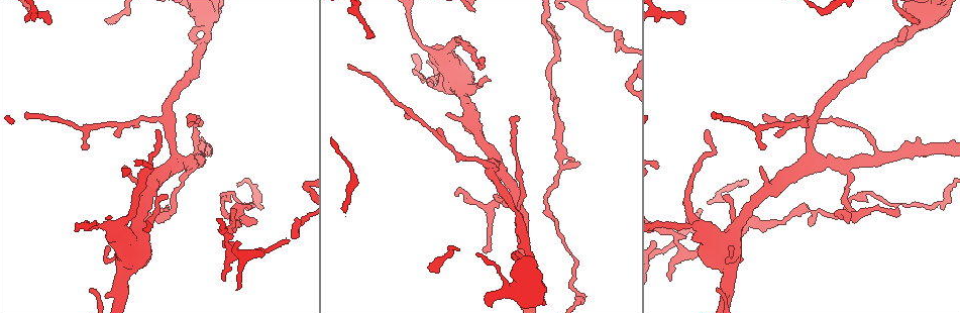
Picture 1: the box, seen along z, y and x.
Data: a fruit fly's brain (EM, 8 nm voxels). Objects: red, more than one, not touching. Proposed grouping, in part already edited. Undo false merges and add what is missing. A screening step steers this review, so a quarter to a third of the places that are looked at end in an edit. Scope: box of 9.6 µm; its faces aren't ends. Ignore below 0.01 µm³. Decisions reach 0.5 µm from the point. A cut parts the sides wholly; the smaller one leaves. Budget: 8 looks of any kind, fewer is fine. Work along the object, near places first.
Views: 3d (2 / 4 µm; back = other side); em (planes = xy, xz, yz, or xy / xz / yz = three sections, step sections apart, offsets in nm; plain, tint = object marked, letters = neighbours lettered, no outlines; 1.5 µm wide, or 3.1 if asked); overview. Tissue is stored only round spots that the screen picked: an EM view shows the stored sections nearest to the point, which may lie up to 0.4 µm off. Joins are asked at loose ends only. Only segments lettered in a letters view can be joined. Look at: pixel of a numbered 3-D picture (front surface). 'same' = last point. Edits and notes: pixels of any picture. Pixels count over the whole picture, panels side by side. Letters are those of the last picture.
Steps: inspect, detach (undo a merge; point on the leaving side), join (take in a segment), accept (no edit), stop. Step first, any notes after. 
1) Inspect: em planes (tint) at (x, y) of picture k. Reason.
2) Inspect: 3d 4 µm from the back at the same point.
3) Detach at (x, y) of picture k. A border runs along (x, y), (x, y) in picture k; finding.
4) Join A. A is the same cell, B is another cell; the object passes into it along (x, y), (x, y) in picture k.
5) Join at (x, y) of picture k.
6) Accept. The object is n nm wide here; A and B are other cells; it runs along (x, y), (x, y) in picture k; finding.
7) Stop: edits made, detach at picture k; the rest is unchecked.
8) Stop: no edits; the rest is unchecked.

Inspect: em planes (letters) at (811, 212) of picture 1. Sharp bend.

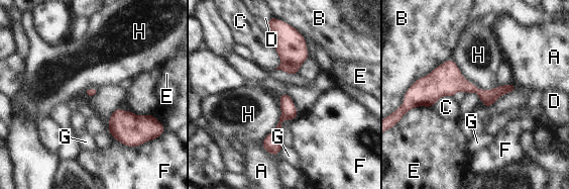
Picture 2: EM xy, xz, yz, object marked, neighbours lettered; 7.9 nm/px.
Accept. A, B, C, D, E, F, G and H are other cells; continuous, no second neuron.

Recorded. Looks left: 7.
Inspect: 3d 4 µm at (762, 146) of picture 1. An open end.

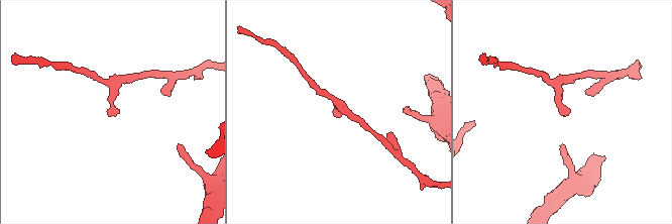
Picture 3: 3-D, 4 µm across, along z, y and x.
Inspect: em xy step 8 (letters) at (566, 112) of picture 3.

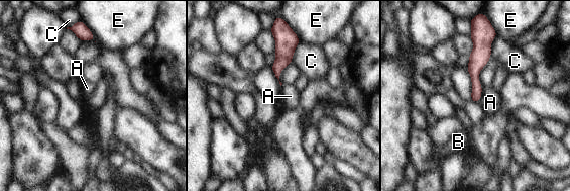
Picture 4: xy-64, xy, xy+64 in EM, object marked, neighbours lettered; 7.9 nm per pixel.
Inspect: em planes (letters) at the same point.

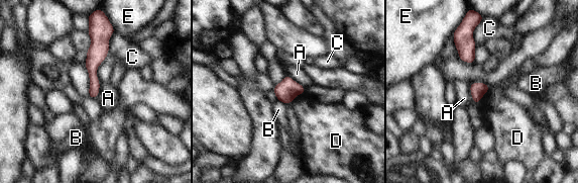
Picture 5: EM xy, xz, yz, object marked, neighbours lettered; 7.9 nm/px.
Accept. The longest contact is with C, 180 nm; A, B, C, D and E are other cells; no lettered segment goes on from it.

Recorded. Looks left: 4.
Inspect: 3d 4 µm at (350, 65) of picture 1. Tapers out.

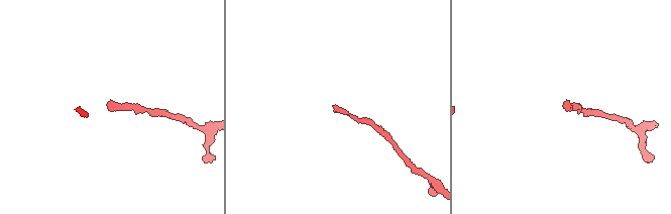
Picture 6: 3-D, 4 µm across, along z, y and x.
Inspect: em xy step 8 (tint) at (564, 103) of picture 6.

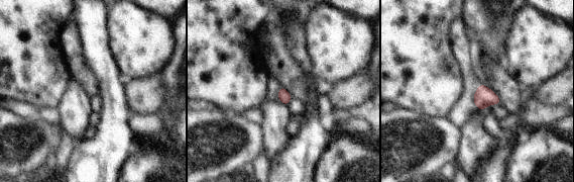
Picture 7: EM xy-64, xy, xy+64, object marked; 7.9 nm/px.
Inspect: em planes (letters) at the same point.

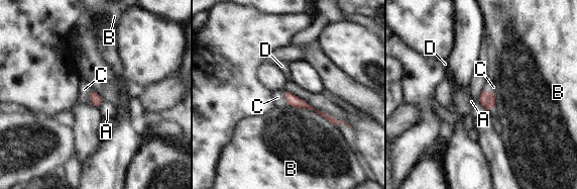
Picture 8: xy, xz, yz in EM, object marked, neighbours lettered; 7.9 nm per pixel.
Join C. C is the same cell, A, B and D are other cells; the object passes into it along (293, 100), (284, 97), (277, 97) in picture 8; it goes on there.

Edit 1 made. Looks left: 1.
Stop: edits made, join at picture 8; the rest is unchecked.

